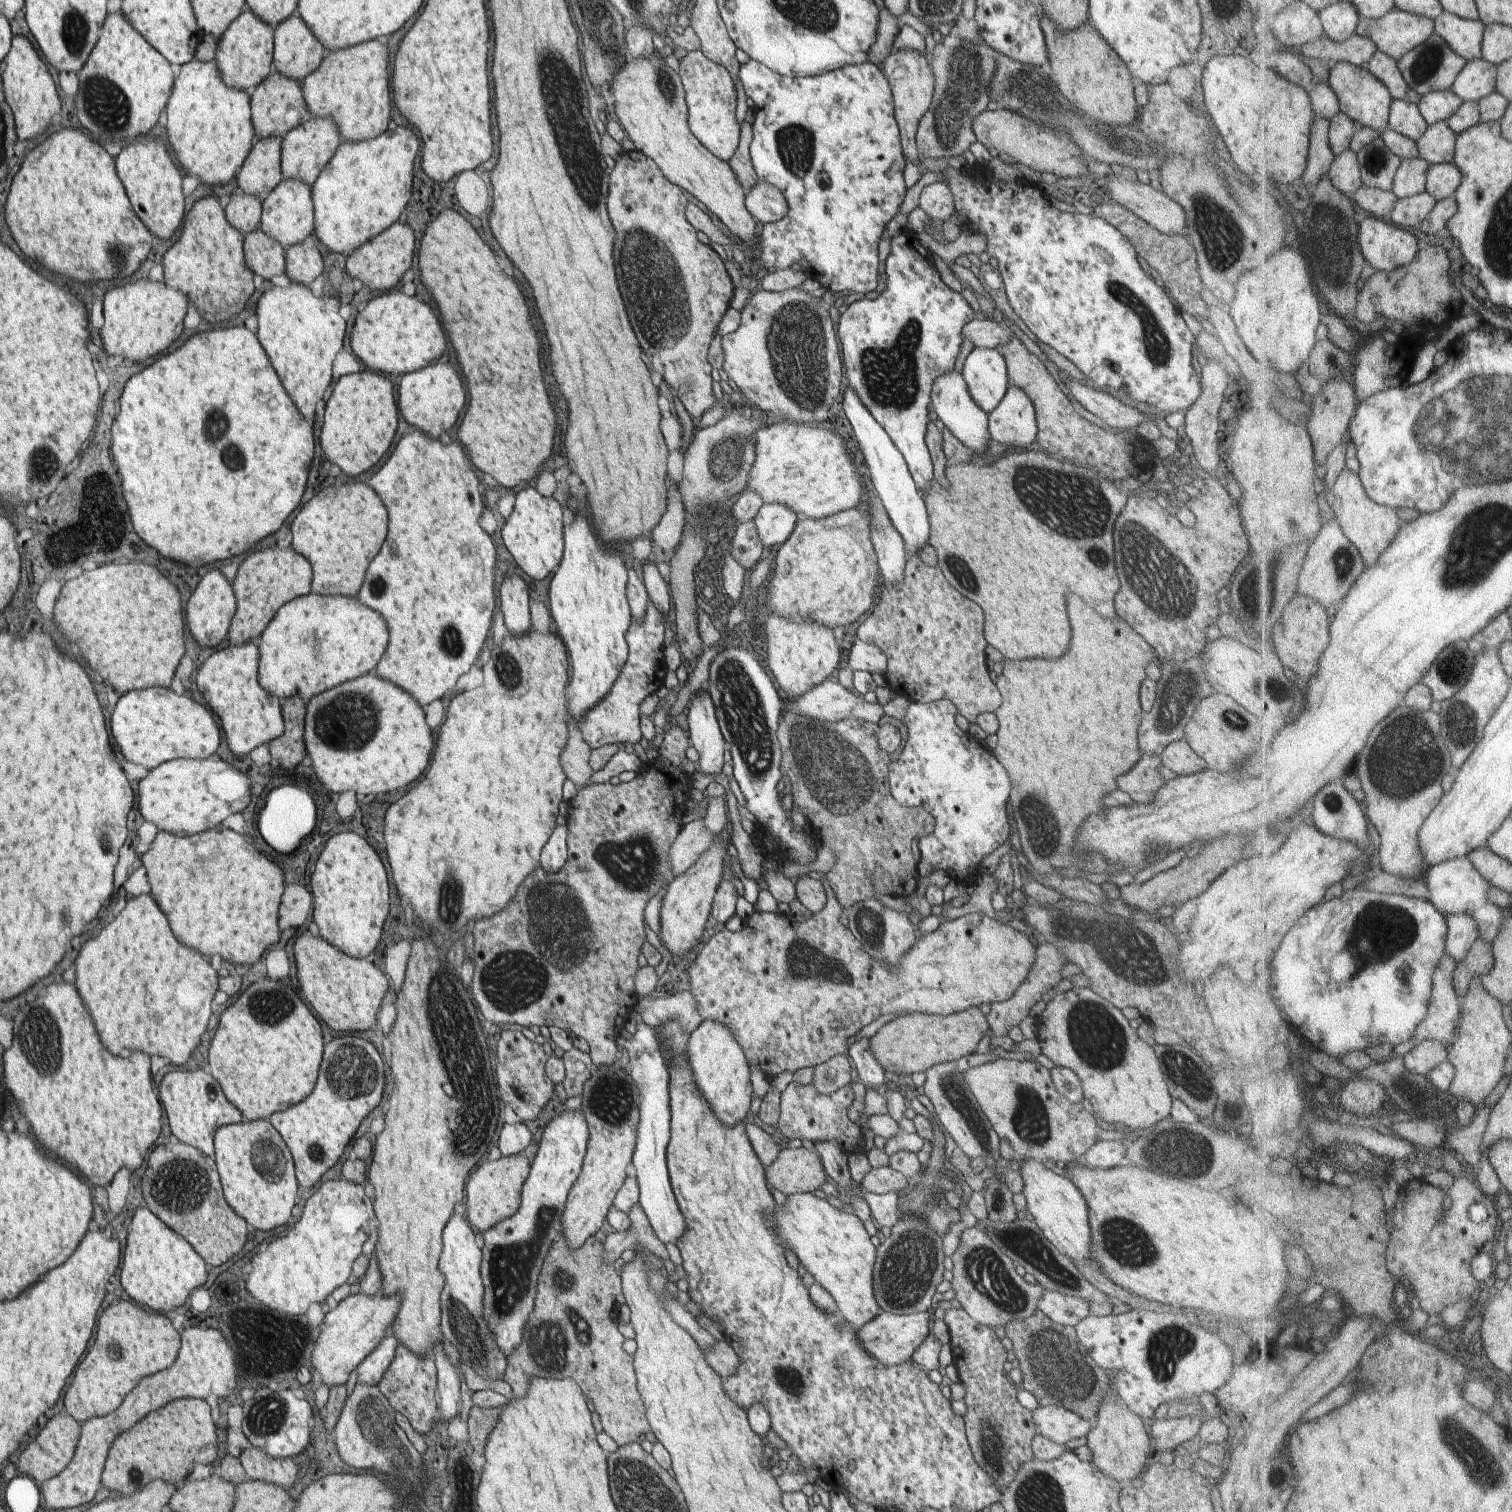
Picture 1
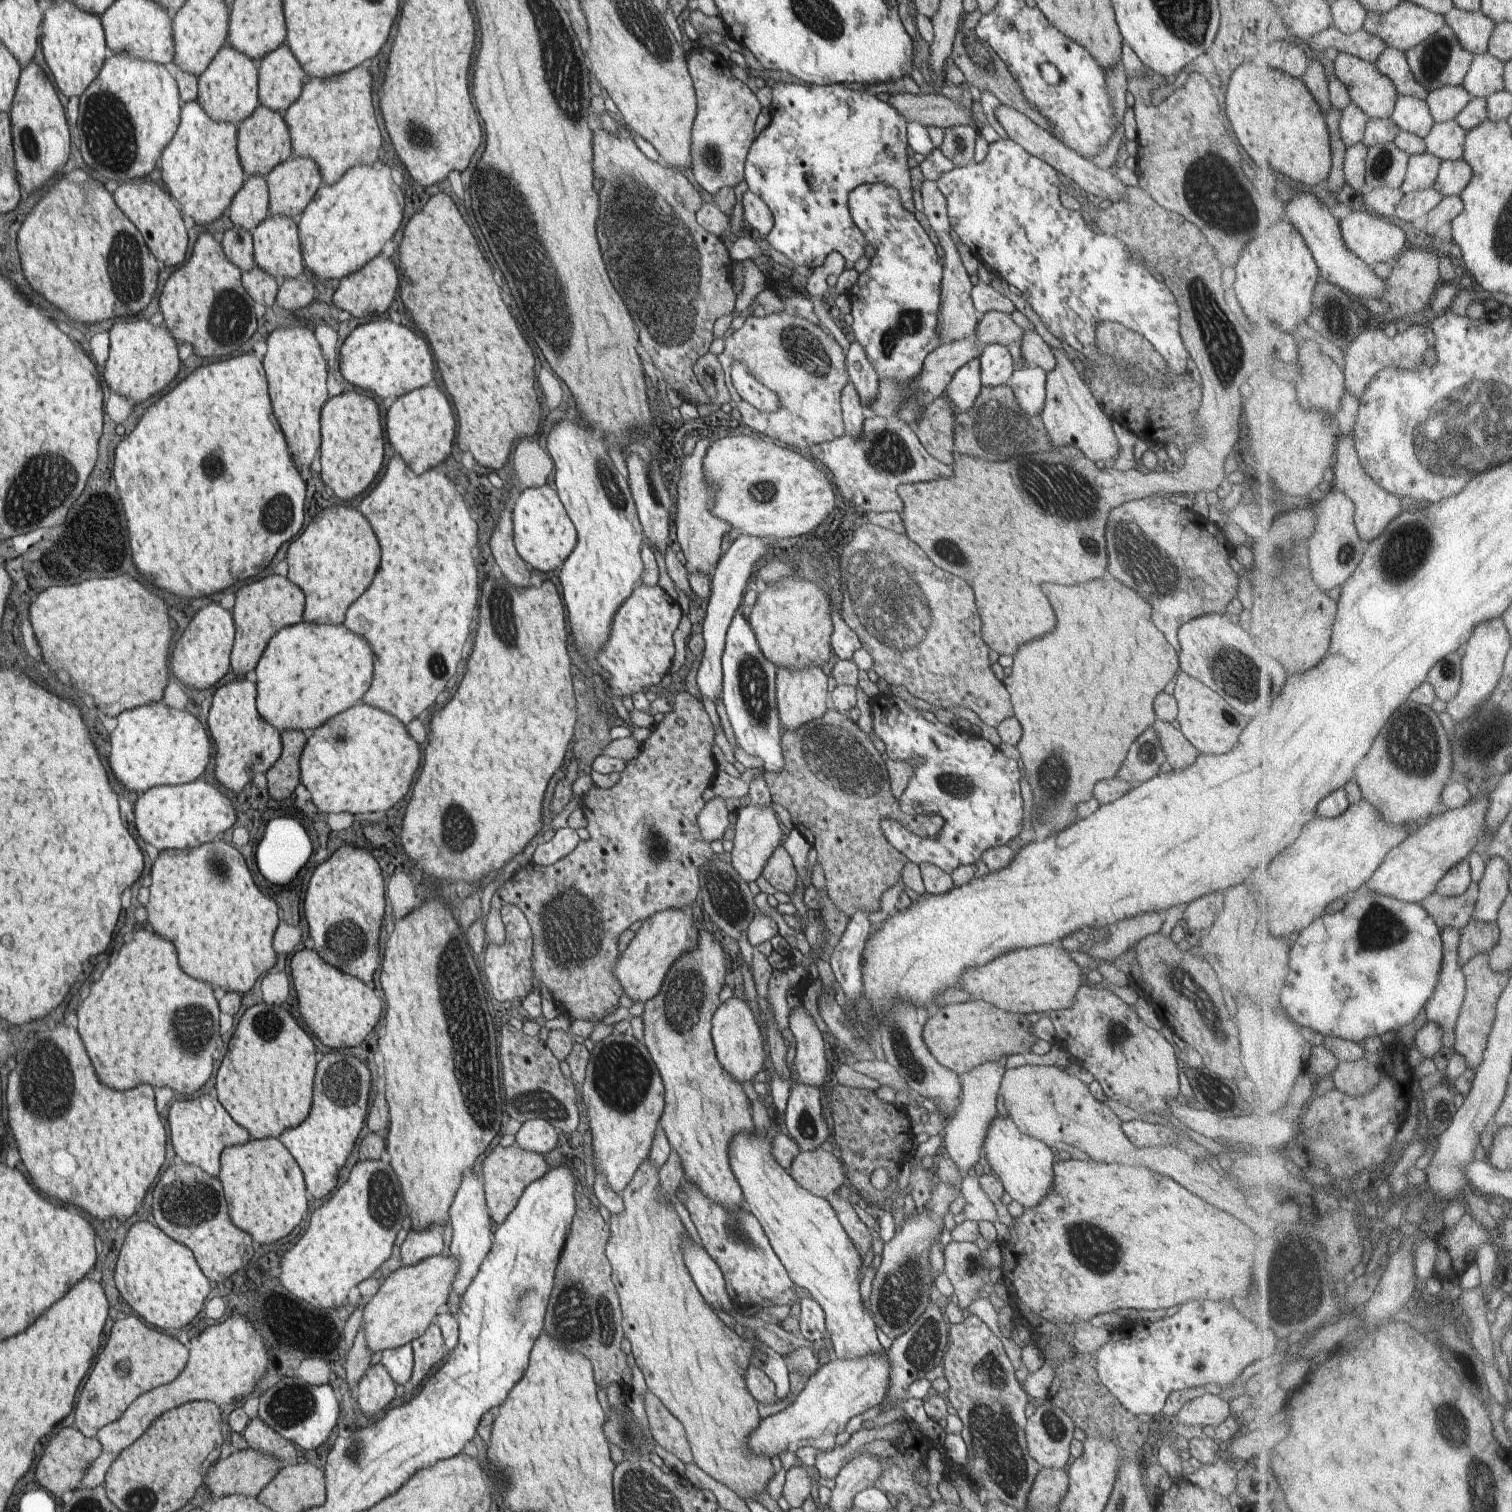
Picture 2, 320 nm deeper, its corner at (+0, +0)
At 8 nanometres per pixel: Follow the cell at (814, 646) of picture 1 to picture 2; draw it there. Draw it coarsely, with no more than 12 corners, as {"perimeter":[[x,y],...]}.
{"perimeter":[[809,662],[777,668],[775,695],[783,730],[829,709],[828,676]]}

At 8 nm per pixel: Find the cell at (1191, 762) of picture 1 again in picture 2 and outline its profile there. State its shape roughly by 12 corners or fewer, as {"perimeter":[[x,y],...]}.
{"perimeter":[[1160,719],[1152,727],[1165,760],[1174,770],[1188,768],[1200,752],[1180,729]]}

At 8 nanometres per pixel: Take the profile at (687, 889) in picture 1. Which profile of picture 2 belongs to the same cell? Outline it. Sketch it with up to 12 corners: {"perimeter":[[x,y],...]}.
{"perimeter":[[699,908],[666,909],[642,926],[611,970],[632,1002],[660,992],[697,945]]}

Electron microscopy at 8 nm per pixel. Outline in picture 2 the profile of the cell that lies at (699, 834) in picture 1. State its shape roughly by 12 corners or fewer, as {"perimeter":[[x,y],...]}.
{"perimeter":[[713,797],[697,816],[701,837],[722,840],[729,826],[722,797]]}

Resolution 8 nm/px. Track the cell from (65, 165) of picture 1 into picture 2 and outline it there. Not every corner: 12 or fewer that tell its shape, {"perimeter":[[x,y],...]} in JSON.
{"perimeter":[[74,170],[18,232],[24,278],[74,322],[135,318],[158,262]]}

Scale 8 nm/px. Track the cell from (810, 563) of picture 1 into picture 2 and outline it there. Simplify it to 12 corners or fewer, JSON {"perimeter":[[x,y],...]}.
{"perimeter":[[798,577],[761,586],[747,621],[791,671],[830,660],[828,591]]}

